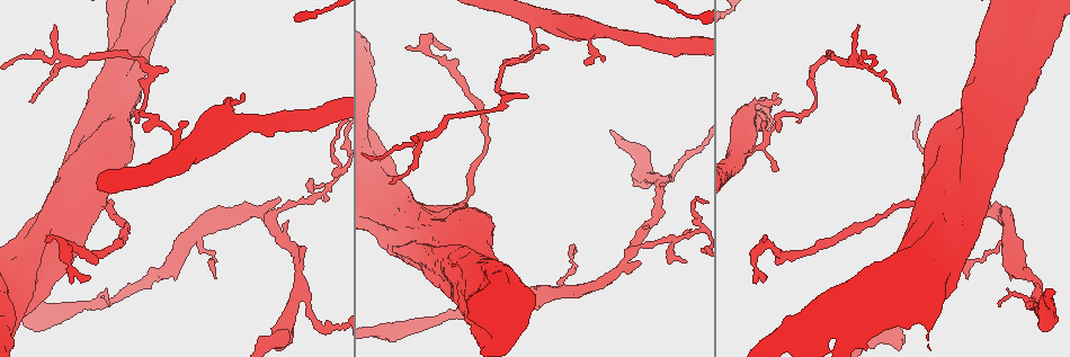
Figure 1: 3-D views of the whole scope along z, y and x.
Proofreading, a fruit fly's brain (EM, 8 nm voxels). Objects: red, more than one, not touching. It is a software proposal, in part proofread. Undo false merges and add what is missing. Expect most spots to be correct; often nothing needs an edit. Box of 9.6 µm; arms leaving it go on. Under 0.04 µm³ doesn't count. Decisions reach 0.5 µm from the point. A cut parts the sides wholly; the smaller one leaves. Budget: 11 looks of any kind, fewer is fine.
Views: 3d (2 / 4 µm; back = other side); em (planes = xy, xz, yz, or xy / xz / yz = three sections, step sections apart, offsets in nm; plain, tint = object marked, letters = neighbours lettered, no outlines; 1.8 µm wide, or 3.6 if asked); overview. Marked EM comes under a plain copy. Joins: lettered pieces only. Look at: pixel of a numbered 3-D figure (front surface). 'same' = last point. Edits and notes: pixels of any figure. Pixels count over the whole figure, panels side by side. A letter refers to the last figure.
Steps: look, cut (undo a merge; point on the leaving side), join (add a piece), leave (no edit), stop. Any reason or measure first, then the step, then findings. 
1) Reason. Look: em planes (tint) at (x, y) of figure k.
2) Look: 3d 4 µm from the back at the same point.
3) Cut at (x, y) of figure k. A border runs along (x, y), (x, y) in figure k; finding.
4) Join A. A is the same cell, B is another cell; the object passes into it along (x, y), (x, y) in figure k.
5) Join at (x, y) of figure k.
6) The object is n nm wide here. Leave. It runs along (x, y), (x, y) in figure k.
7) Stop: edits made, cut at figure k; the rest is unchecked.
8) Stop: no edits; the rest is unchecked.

Abrupt turn. Look: 3d 2 µm from the back at (271, 222) of figure 1.

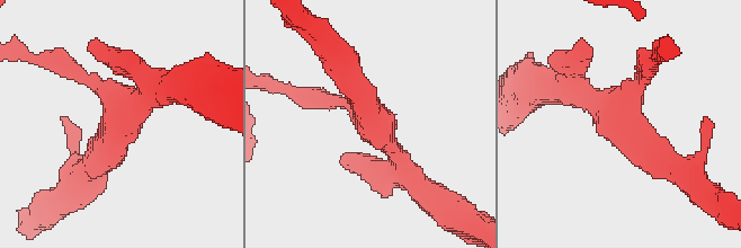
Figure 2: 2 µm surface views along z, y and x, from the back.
Now the EM. Look: em yz step 16 (tint) at (123, 123) of figure 2.

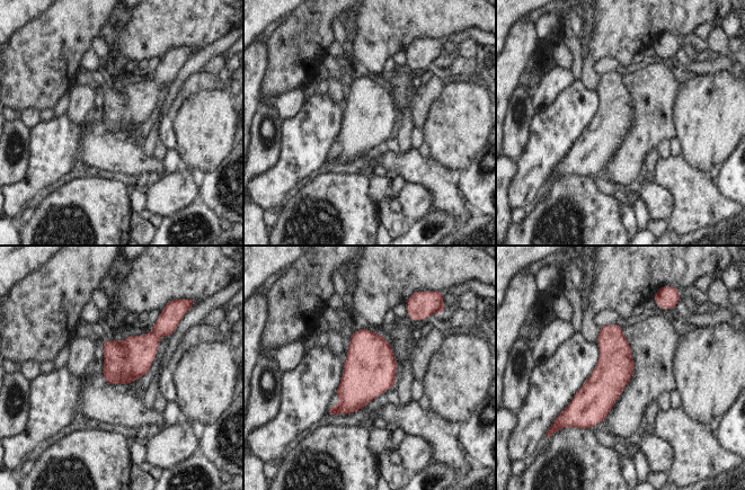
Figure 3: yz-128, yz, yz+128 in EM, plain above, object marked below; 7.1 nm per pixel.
Cut it another way. Look: em xy step 4 (letters) at the same point.

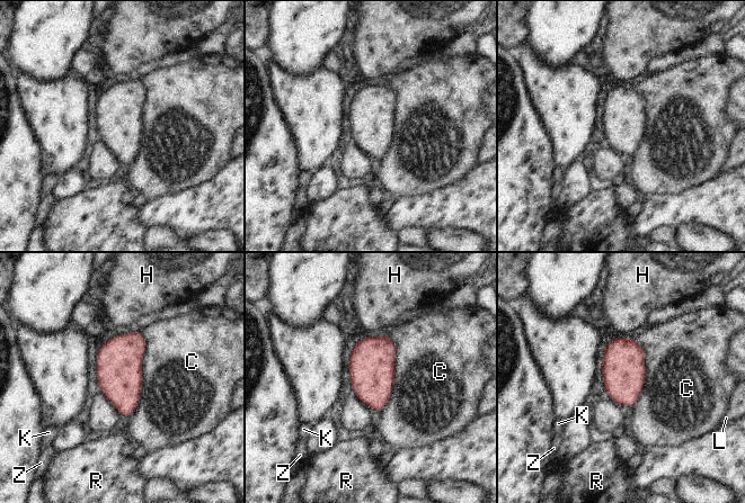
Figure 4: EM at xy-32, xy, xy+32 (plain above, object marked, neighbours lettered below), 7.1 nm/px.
Leave. C, H, K, L, R and Z are other cells; a border runs along (140, 330), (142, 389), (127, 416) in figure 4; continuous, no second cell.

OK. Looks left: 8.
Look: 3d 4 µm at (297, 295) of figure 1.

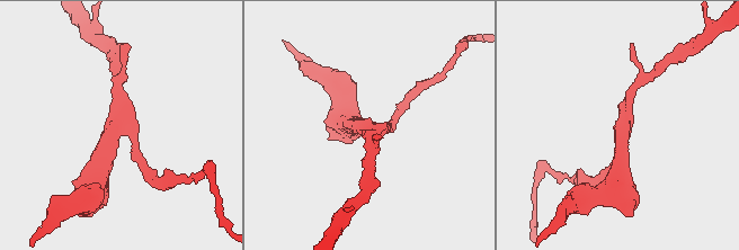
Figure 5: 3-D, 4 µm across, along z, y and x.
3 arms meet here; the arms are 160, 170, 320 nm wide; shape alone is not enough. Look: em planes (letters) at (370, 128) of figure 5.

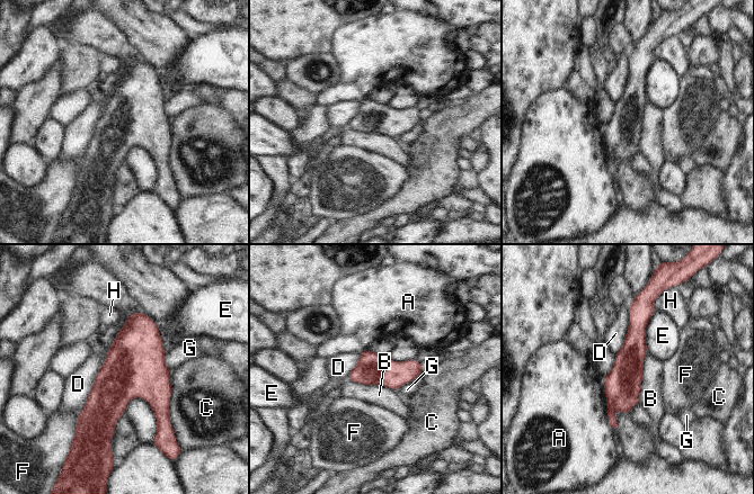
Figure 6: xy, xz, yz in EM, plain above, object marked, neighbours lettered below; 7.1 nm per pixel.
Leave. A, B, C, D, E, F, G and H are other cells; a border runs along (647, 352), (638, 403) in figure 6; continuous, no second cell.

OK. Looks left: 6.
Thin end. Look: em planes (letters) at (546, 45) of figure 1.

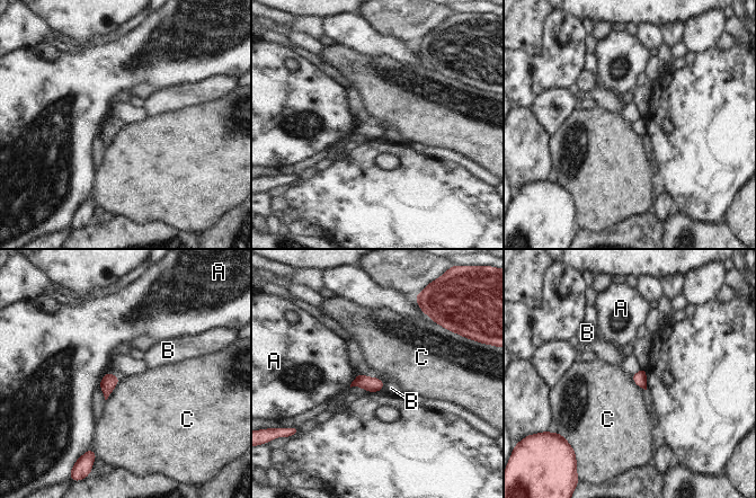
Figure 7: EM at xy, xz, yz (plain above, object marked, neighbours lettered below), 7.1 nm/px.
The object is 100 nm wide here. Leave. A, B and C are other cells; a border runs along (122, 379), (106, 400) in figure 7; no lettered piece goes on from it.

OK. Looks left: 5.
An open end. Look: 3d 4 µm at (860, 26) of figure 1.

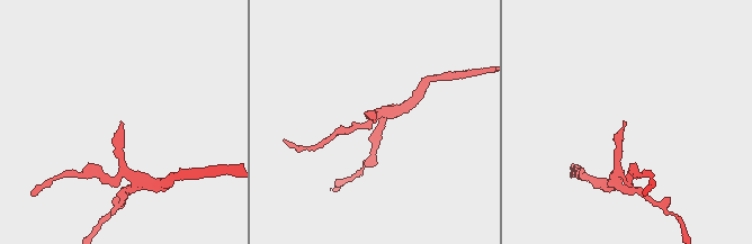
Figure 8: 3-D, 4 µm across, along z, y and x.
Need the tissue. Look: em yz step 4 (letters) at (374, 121) of figure 8.

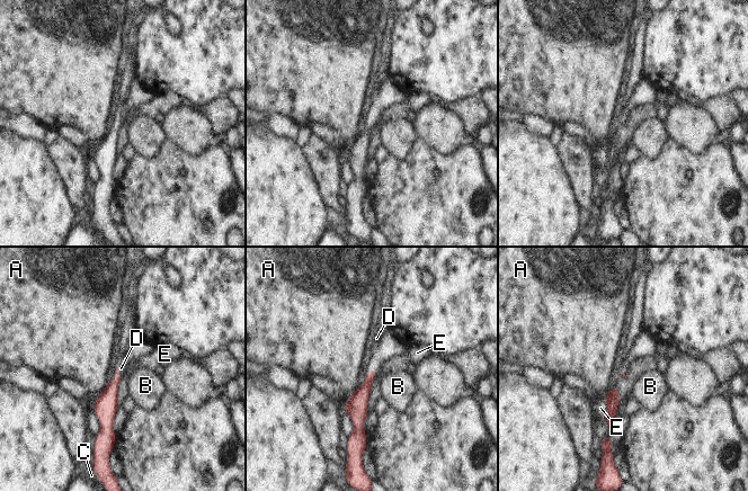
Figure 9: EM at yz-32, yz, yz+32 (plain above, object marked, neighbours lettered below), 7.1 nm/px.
Another direction. Look: em planes (letters) at the same point.

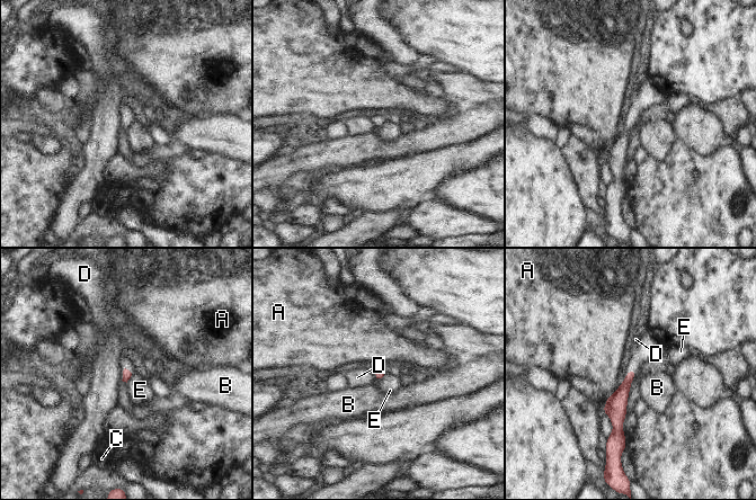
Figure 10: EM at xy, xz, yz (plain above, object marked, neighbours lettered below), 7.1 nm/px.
Leave. A, B, C, D and E are other cells; it runs along (631, 372), (617, 401), (619, 440) in figure 10; none of them fits.

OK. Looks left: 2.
Stop: no edits; the rest is unchecked.

